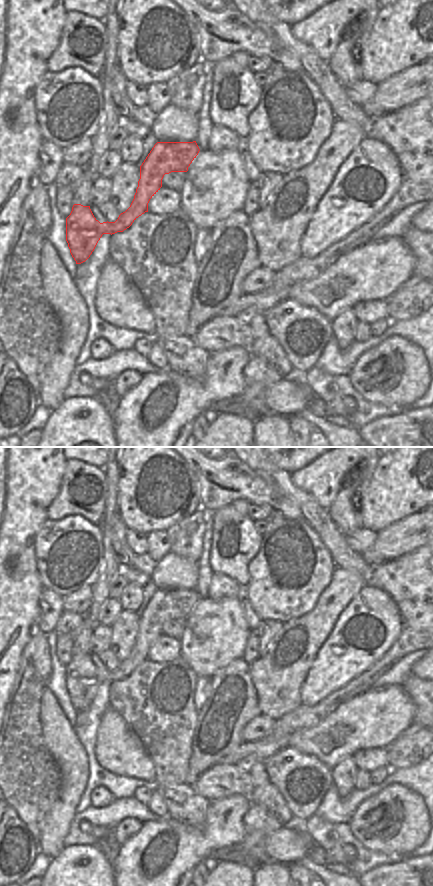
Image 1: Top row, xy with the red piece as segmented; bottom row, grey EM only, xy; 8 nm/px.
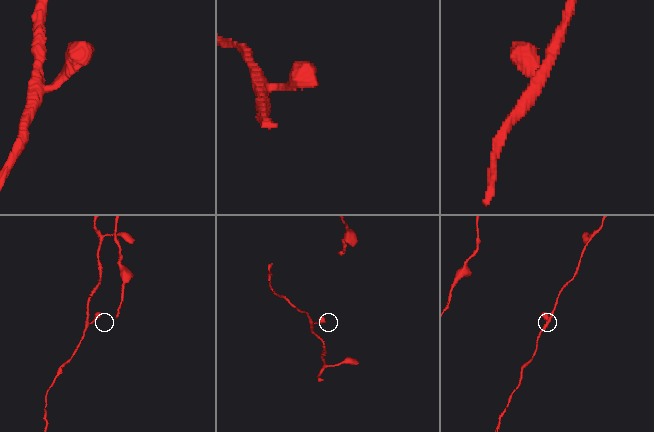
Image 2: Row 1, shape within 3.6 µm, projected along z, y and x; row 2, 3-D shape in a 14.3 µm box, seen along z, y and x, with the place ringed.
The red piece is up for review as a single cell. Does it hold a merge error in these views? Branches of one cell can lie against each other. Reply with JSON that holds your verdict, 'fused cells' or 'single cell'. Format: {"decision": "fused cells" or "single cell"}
{"decision": "single cell"}

